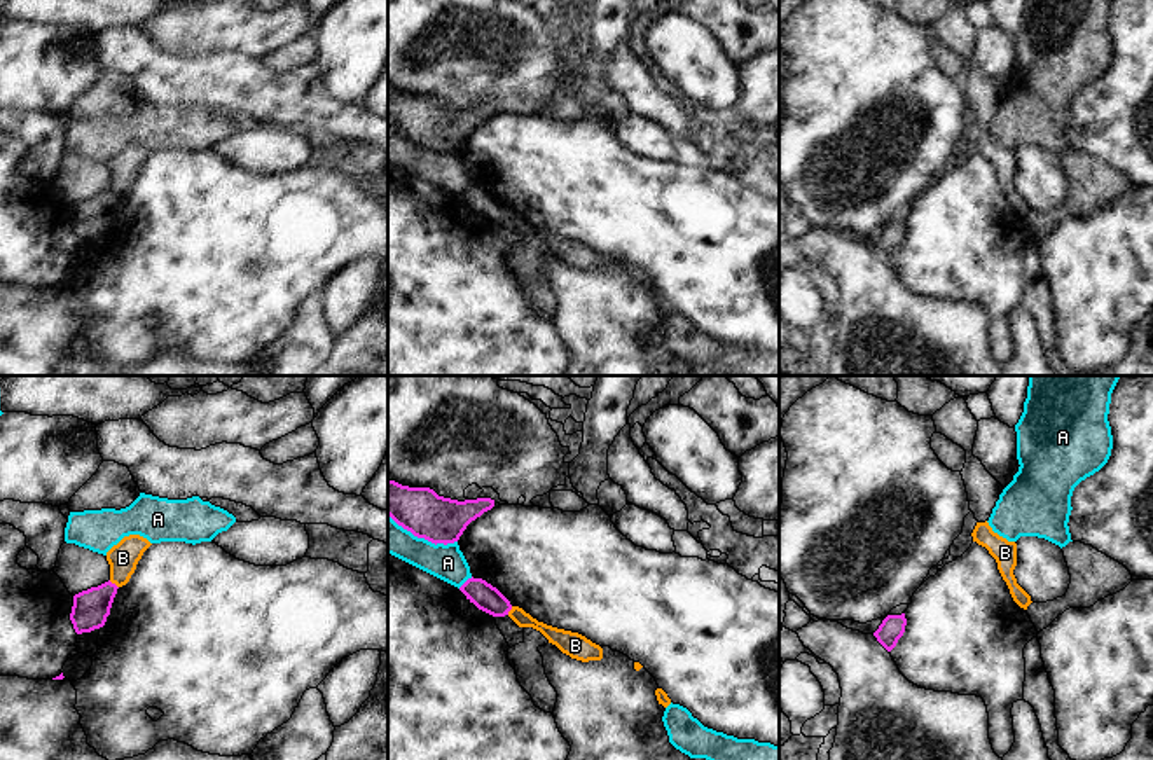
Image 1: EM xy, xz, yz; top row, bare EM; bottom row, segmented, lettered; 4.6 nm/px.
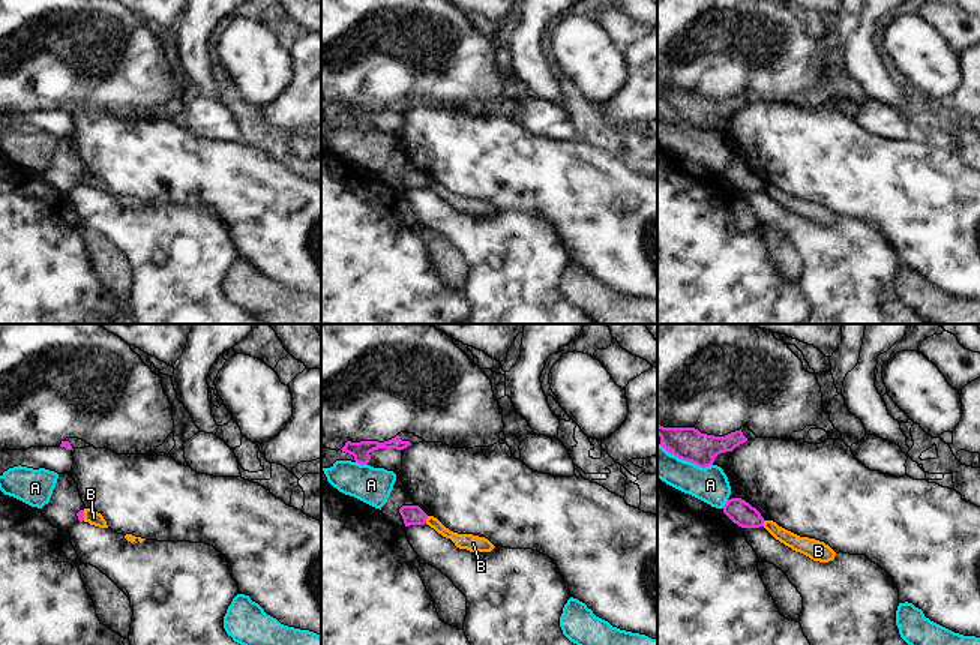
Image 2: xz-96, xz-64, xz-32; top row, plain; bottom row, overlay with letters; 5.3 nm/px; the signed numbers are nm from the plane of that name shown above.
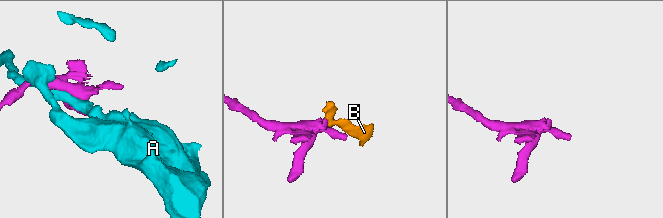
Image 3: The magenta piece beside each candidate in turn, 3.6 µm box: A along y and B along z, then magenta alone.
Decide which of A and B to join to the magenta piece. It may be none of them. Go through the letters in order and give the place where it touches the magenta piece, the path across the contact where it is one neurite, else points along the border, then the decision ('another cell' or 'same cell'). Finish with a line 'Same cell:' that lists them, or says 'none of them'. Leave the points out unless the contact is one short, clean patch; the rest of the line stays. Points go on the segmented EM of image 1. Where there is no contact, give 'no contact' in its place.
A: contact xz (423, 537); another cell
B: contact xy (114, 584); border xy (109, 580), (117, 587); another cell
Same cell: none of them

